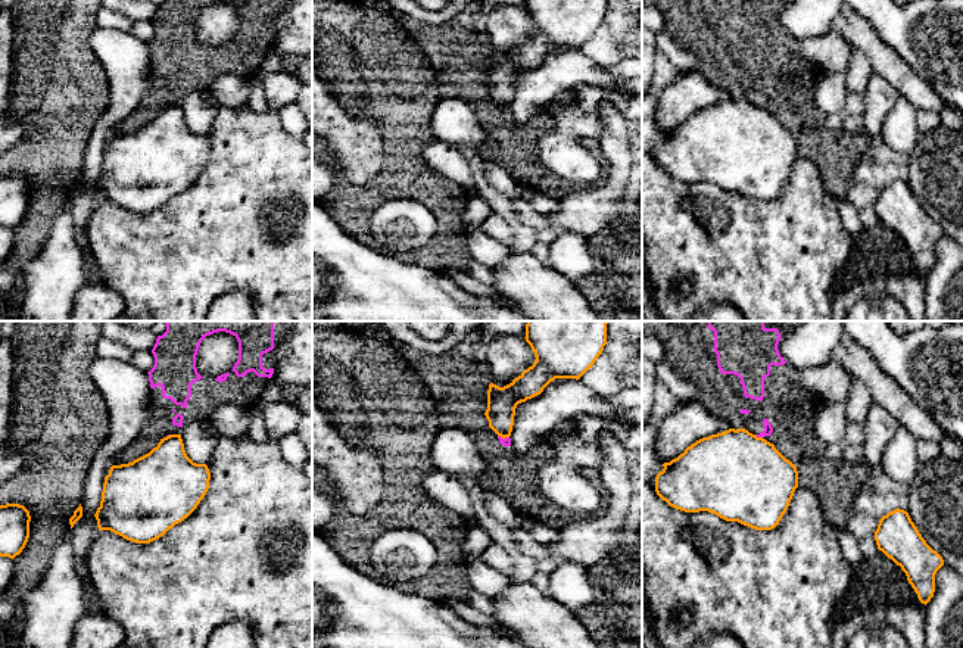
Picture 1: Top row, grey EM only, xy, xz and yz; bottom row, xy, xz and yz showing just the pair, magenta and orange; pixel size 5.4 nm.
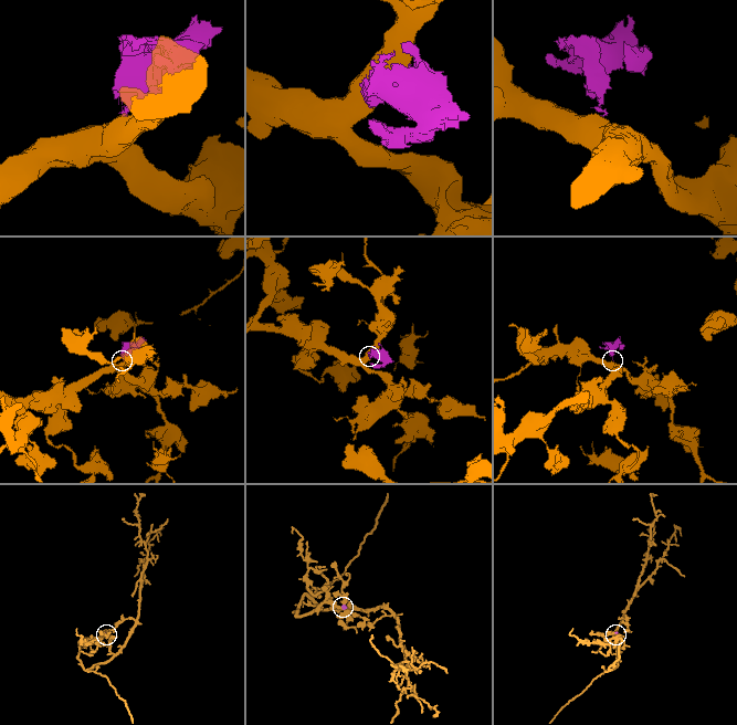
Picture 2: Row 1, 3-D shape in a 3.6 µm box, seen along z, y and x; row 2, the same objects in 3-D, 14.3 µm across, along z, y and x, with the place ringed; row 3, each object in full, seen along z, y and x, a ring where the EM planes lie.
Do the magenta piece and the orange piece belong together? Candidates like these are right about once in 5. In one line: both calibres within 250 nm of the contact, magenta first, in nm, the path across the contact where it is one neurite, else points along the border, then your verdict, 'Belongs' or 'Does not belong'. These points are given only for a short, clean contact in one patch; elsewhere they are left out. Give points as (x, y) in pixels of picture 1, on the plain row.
Thickness 50 nm (magenta) against 480 nm. Boundary: yz (754, 105), (762, 108). Does not belong

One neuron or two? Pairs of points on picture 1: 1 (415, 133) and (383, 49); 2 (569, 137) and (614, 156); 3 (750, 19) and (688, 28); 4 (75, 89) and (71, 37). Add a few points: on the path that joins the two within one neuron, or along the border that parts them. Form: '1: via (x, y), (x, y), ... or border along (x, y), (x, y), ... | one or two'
1: via (405, 112), (405, 97), (401, 93), (401, 69) | one
2: border along (601, 106), (601, 136), (597, 140) | two
3: via (735, 19), (703, 19) | one
4: via (75, 75), (75, 59), (71, 50) | one

